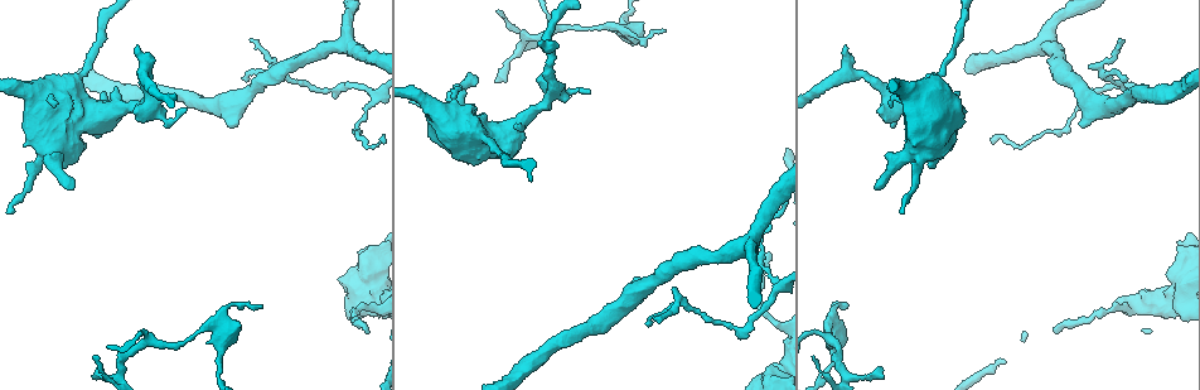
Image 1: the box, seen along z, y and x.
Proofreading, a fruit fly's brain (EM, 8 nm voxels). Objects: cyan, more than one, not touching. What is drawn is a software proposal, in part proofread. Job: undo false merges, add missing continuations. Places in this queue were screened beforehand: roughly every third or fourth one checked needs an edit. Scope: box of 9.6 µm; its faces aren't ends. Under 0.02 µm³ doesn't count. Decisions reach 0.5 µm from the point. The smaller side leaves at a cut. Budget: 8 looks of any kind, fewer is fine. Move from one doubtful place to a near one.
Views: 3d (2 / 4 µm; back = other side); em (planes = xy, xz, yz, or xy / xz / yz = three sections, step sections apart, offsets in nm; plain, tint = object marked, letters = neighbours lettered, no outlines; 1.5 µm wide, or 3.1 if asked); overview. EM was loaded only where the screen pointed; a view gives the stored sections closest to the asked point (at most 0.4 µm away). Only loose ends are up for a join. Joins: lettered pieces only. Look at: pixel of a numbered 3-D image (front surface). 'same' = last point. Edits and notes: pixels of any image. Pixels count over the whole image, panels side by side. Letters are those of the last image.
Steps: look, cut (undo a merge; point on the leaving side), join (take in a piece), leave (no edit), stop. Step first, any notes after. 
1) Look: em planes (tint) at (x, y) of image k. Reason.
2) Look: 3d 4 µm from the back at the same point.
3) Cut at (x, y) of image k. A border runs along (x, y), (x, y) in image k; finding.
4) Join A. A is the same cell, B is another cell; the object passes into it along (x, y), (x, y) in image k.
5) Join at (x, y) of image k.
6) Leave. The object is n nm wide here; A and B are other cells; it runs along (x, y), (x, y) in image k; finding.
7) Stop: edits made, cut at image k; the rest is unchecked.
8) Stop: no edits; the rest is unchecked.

Look: 3d 4 µm at (187, 110) of image 1. An open end.

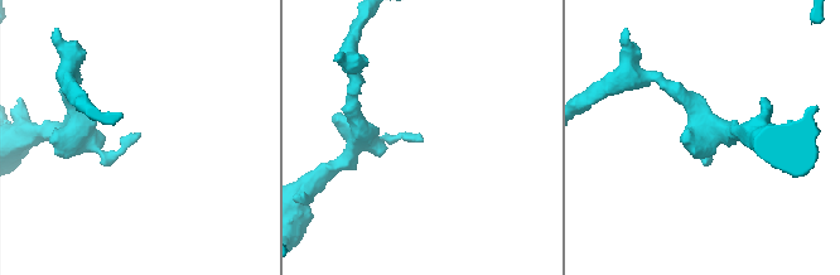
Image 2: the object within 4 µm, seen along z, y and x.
Look: em planes (plain) at (419, 140) of image 2.

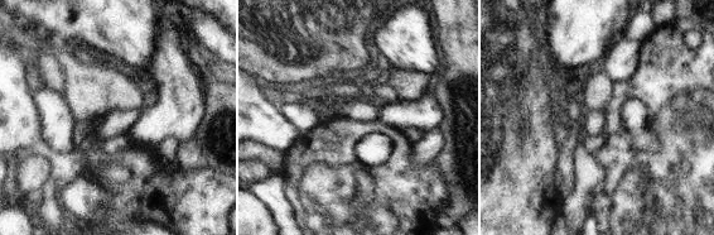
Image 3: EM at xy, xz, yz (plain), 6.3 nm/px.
Look: em planes (letters) at the same point.

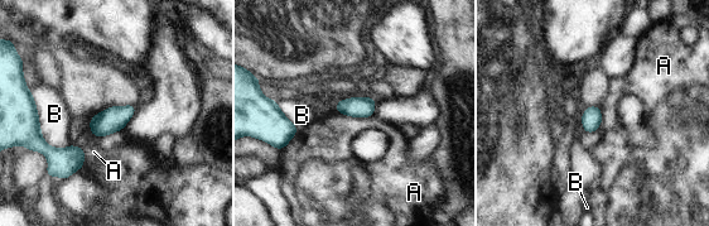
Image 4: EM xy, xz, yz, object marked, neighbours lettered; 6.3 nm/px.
Leave. The object is 130 nm wide here; A and B are other cells; a border runs along (336, 111), (351, 116), (374, 116) in image 4; no lettered piece goes on from it.

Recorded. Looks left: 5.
Look: em xy step 4 (letters) at (525, 44) of image 1. Abrupt turn.

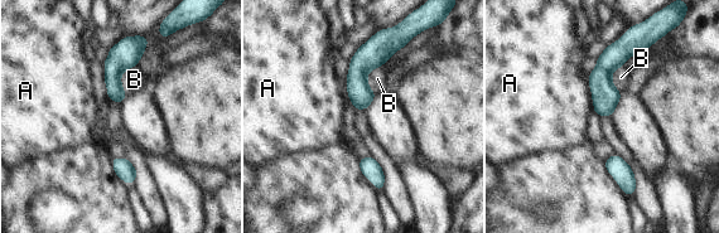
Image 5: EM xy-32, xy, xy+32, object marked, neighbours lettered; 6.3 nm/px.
Look: em yz step 8 (letters) at the same point. Another direction.

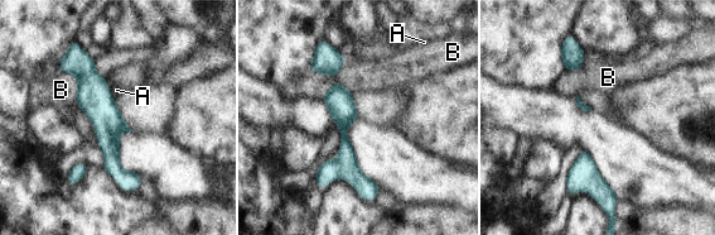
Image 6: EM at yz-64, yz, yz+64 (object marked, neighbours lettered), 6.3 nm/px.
Leave. A and B are other cells; a border runs along (106, 80), (106, 85), (115, 100) in image 6; one neuron here.

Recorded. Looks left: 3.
Look: 3d 2 µm from the back at (471, 76) of image 1. Stops while still wide.

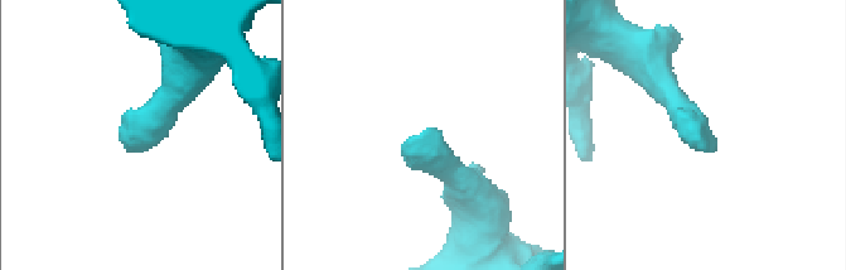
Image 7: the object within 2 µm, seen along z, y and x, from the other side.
Look: em xy step 4 (letters) at (422, 131) of image 7.

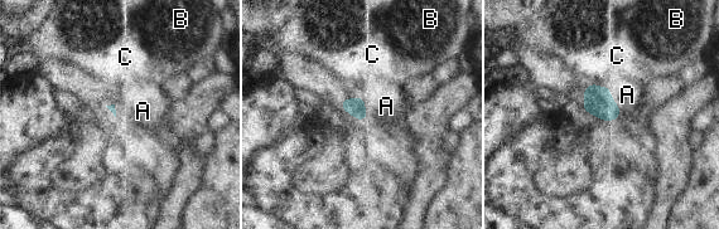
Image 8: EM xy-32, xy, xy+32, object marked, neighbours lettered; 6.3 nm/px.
Look: em xz step 8 (letters) at the same point. Cut it another way.

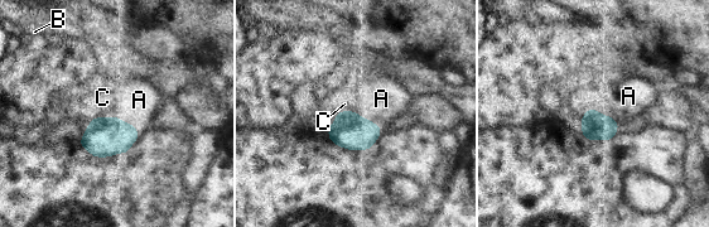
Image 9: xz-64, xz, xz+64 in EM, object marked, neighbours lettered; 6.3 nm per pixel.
Join A. A is the same cell, B and C are other cells; the object passes into it along (351, 131), (366, 119), (381, 98) in image 9; it goes on there.

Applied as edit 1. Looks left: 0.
Stop: edits made, join at image 9; the rest is unchecked.

